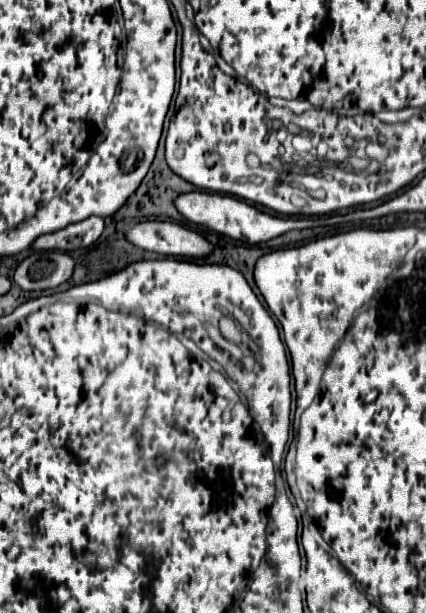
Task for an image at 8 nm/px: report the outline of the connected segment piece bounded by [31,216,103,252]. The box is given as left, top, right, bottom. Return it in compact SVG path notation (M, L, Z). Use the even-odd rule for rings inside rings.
M93 216L83 222L75 222L71 226L65 226L59 232L51 232L45 236L39 236L31 248L35 250L63 250L71 252L77 248L87 248L93 244L103 232L103 218Z

